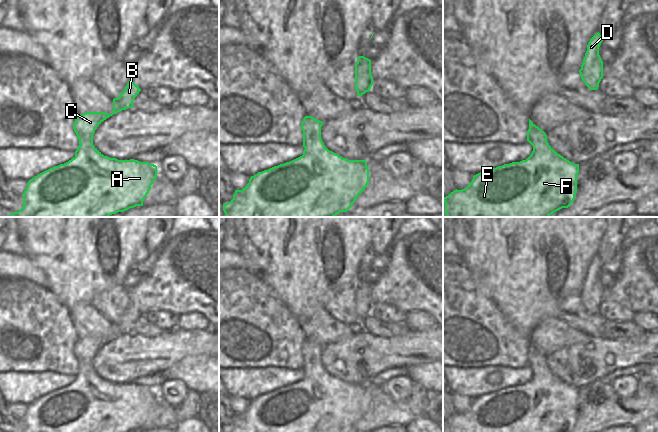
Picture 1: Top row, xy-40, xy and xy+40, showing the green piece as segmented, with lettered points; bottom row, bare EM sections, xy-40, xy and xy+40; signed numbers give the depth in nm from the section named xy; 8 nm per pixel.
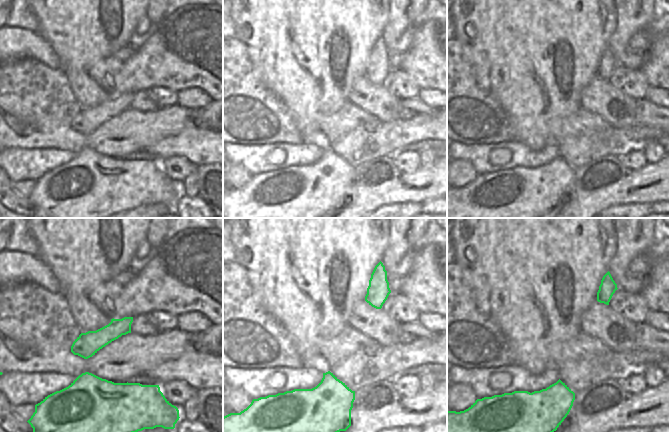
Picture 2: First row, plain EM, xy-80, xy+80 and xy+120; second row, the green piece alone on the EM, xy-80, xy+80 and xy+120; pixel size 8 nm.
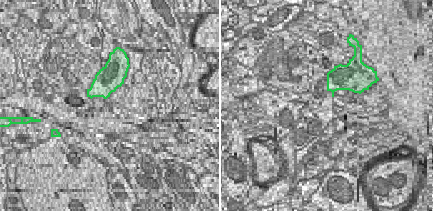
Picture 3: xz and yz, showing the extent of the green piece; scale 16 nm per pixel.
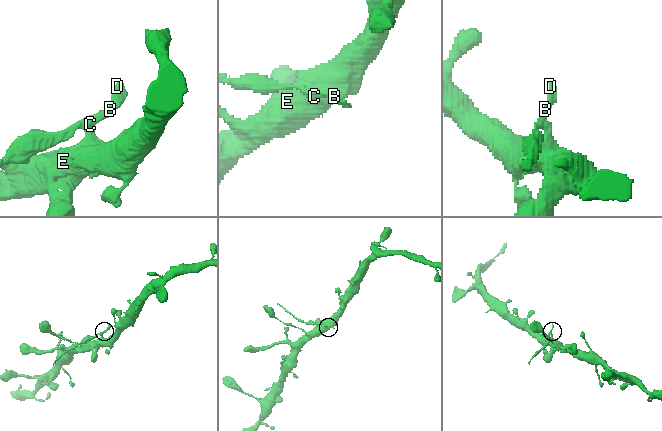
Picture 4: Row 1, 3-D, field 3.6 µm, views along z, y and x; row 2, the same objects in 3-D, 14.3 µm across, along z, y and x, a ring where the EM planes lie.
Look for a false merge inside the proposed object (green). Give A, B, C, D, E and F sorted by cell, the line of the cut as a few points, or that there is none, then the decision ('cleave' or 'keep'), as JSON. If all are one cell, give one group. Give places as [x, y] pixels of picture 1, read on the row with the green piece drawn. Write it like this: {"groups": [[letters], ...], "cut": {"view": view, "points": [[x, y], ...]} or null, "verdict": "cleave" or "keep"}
{"groups": [["A", "E", "F"], ["B", "C", "D"]], "cut": {"view": "xy", "points": [[320, 129], [313, 131], [312, 144], [305, 148]]}, "verdict": "cleave"}

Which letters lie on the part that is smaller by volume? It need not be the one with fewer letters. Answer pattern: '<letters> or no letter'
B, C, D

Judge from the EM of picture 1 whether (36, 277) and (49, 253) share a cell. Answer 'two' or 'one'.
two

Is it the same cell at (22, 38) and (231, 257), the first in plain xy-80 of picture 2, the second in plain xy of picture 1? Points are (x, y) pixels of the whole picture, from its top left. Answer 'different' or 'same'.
same

